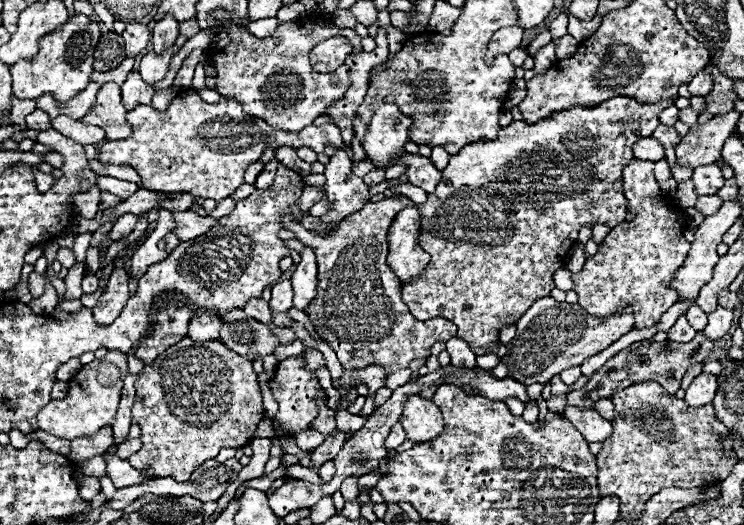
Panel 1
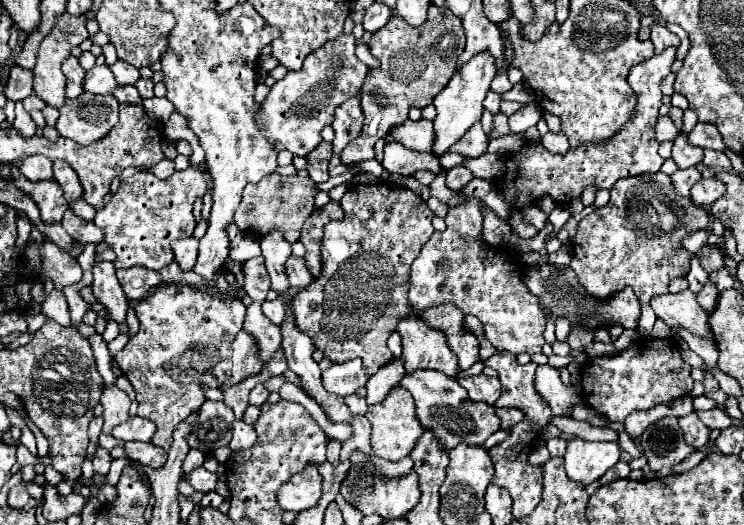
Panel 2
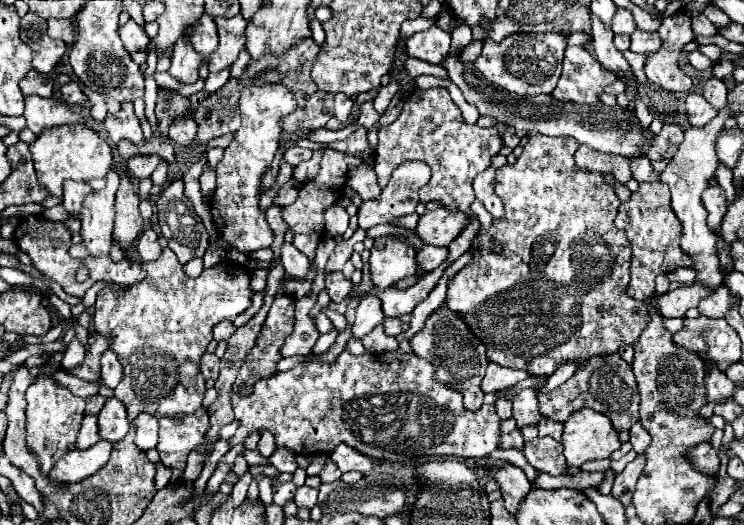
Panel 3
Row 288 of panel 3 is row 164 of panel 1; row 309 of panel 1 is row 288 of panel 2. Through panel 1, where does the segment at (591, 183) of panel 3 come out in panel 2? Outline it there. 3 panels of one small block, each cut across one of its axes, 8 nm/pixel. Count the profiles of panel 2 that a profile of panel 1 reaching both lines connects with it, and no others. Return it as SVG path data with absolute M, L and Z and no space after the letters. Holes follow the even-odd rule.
M466 198L460 206L448 210L446 230L434 232L424 244L420 256L410 270L408 300L416 310L426 310L438 304L454 304L464 314L474 314L484 324L484 334L496 350L512 354L536 354L544 346L546 316L540 300L528 292L522 282L522 264L512 260L506 248L494 248L482 234L482 200Z

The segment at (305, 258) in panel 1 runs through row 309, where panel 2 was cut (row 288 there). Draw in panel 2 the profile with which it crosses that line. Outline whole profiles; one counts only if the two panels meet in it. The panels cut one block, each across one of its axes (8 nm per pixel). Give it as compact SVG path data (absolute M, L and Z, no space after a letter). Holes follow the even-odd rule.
M290 256L286 262L286 276L288 276L290 284L298 290L308 288L308 284L314 280L314 276L308 272L308 268L304 264L304 258L294 258L294 256Z

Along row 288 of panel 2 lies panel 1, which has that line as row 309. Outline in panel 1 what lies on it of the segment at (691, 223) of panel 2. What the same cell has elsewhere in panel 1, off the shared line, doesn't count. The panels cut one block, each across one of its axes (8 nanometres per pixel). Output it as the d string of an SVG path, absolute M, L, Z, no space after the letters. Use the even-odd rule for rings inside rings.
M634 158L632 162L626 164L626 168L624 168L624 194L630 202L628 208L636 214L636 220L624 222L622 226L612 228L610 234L598 246L598 252L586 260L586 264L582 266L582 270L578 274L572 274L570 278L574 282L574 292L578 294L578 304L588 314L612 316L612 314L624 310L626 306L630 306L634 310L634 316L636 316L634 328L652 328L660 320L660 316L678 300L676 292L670 288L670 280L672 280L676 268L680 268L680 264L684 264L684 258L688 256L690 244L684 240L686 216L684 216L682 208L668 204L668 198L660 192L658 184L654 180L654 164L648 160Z

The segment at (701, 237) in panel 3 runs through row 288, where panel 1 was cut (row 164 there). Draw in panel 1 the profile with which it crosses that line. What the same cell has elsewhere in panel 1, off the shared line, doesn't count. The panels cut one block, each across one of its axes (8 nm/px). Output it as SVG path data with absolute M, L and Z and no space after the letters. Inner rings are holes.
M708 164L708 166L696 168L692 180L694 180L698 196L714 196L718 192L718 188L724 186L722 170L716 164Z

